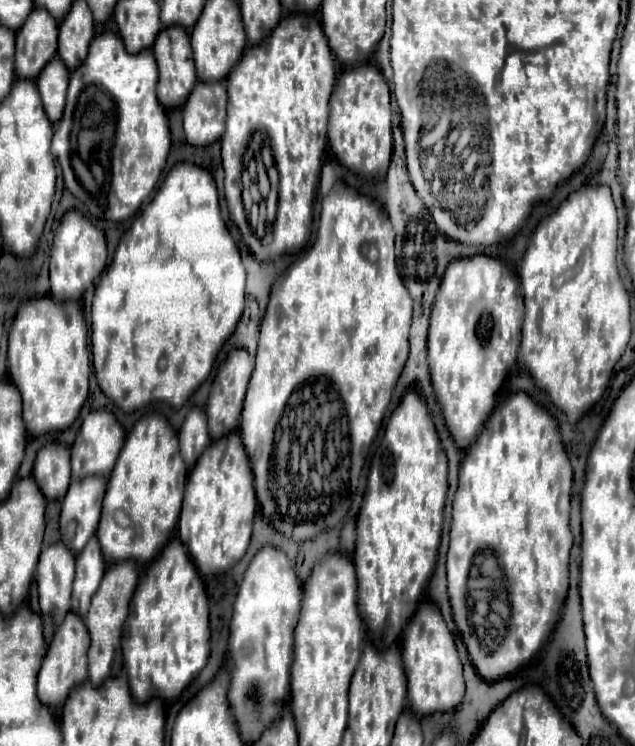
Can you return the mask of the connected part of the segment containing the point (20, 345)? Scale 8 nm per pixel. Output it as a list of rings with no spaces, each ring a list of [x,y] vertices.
[[[48,296],[36,298],[20,306],[8,336],[8,374],[12,384],[22,394],[24,424],[30,436],[42,436],[48,432],[62,432],[74,424],[86,398],[90,380],[90,354],[88,354],[88,330],[82,310],[76,302],[54,302]]]

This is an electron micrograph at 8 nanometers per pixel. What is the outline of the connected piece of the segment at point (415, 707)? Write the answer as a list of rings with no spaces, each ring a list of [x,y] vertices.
[[[422,604],[408,622],[402,638],[402,662],[408,678],[408,702],[416,716],[426,718],[434,712],[454,712],[464,698],[462,664],[452,634],[434,604]]]

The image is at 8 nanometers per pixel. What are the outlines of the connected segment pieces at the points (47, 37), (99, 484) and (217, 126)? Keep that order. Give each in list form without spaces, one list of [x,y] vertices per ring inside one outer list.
[[[34,10],[32,16],[24,22],[24,28],[16,32],[16,76],[36,80],[44,66],[56,56],[56,40],[58,40],[58,22],[48,16],[46,10]]]
[[[88,476],[82,482],[72,482],[66,498],[62,500],[60,536],[64,546],[78,556],[96,532],[100,520],[100,500],[104,498],[106,480]]]
[[[198,82],[182,108],[184,134],[192,146],[210,146],[224,136],[226,84]]]

